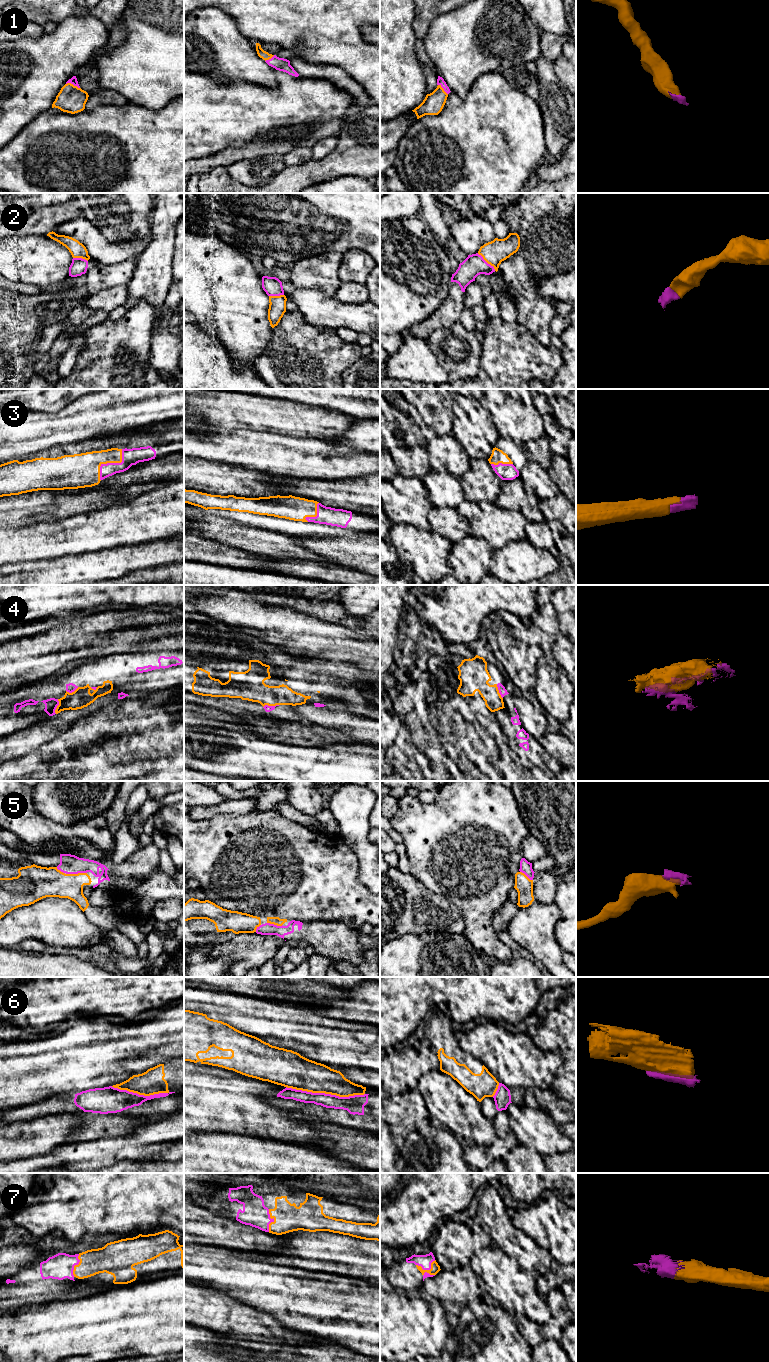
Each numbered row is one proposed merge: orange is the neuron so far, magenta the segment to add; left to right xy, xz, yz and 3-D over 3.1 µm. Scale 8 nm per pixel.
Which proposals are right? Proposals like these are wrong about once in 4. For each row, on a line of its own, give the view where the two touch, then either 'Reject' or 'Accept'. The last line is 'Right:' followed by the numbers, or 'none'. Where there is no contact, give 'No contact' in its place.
1: Touches orange in xy. Accept
2: Touches orange in yz. Accept
3: Touches orange in xy. Accept
4: Touches orange in xz. Reject
5: Touches orange in xy. Accept
6: Touches orange in xz. Reject
7: Touches orange in yz. Accept
Right: 1, 2, 3, 5, 7

